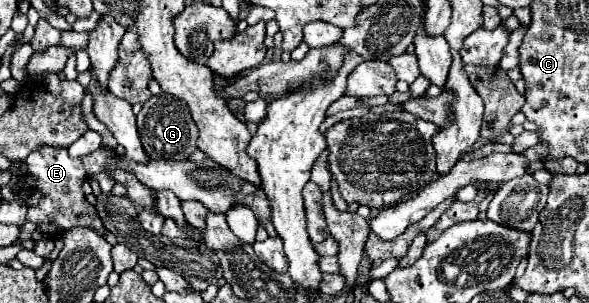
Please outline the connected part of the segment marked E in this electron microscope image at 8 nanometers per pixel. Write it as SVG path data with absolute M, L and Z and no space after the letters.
M40 145L40 149L36 149L32 155L28 155L24 163L26 163L26 173L36 179L36 189L42 193L40 203L37 206L28 207L27 221L36 223L36 225L54 223L60 229L58 235L62 235L64 231L68 231L72 227L90 227L90 229L96 229L96 233L102 233L102 237L106 235L106 229L104 229L94 205L90 205L84 197L82 183L86 179L86 173L84 173L80 159L72 159L68 155L66 147Z

